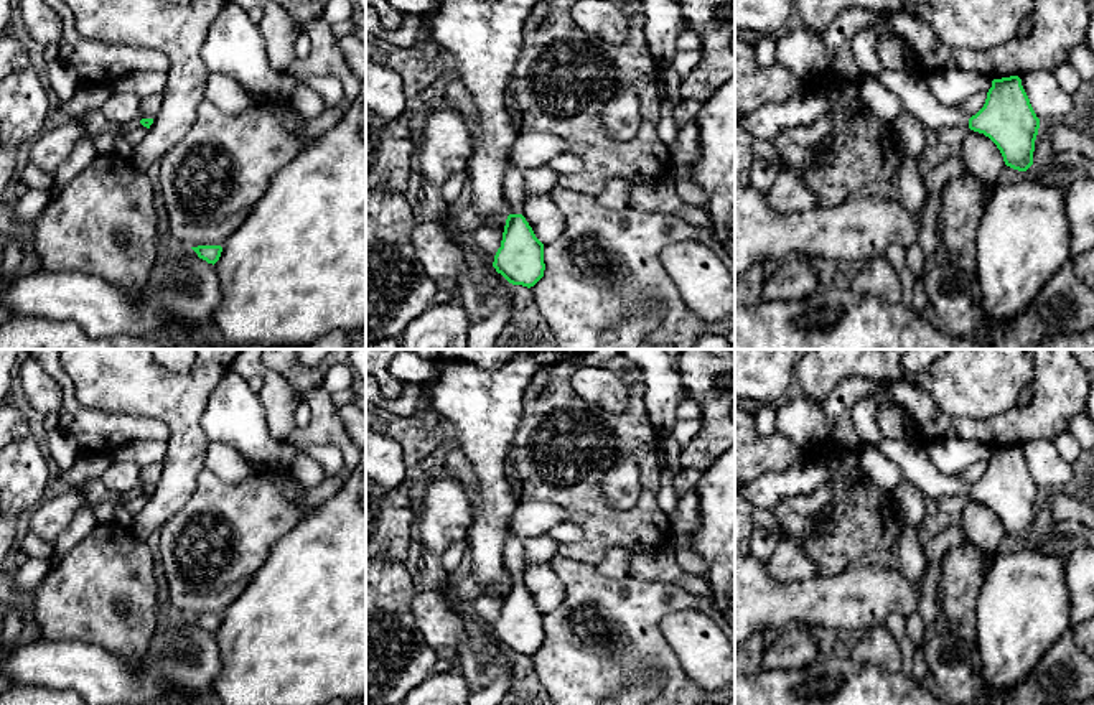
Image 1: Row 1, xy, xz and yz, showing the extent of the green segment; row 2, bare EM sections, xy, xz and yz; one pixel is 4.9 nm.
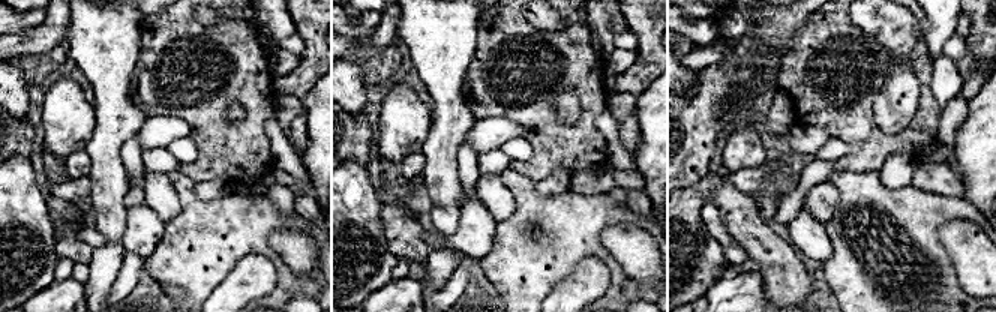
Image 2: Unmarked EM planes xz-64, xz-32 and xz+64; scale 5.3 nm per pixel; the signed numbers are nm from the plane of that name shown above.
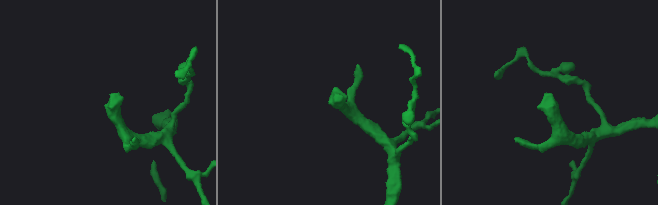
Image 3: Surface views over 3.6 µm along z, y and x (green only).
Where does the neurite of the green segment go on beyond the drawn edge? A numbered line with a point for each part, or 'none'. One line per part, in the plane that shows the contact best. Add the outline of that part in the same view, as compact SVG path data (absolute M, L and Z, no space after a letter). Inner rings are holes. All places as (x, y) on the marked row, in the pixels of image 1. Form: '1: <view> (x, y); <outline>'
1: xz (513, 183); M512 161L506 166L503 188L509 206L509 214L522 214L522 208L527 199L524 191L524 170Z

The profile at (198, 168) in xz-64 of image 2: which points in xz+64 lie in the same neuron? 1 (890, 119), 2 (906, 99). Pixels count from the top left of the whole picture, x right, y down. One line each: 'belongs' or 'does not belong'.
1: does not belong
2: does not belong

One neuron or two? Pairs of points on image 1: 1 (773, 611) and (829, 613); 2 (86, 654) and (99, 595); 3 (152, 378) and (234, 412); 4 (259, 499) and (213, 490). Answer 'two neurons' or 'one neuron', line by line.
1: one neuron
2: two neurons
3: two neurons
4: one neuron

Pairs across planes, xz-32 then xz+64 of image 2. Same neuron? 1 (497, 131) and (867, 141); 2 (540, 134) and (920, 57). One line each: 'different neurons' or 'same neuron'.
1: different neurons
2: same neuron

